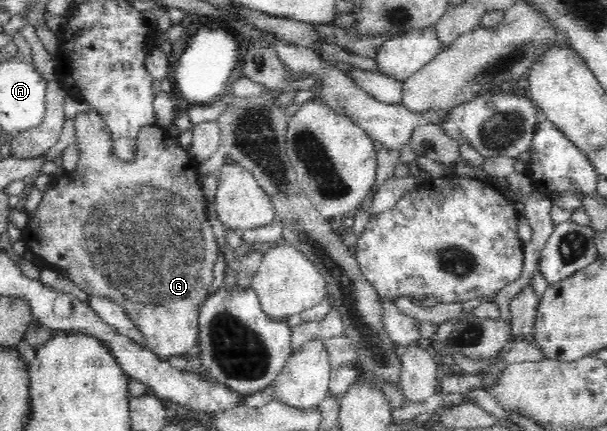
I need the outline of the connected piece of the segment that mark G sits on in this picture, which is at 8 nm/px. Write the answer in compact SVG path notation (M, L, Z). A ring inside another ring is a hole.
M88 109L75 116L76 142L80 152L77 167L73 170L74 184L58 184L58 176L51 189L43 194L43 199L23 230L23 240L26 244L27 254L44 258L52 269L62 272L65 270L68 278L77 284L82 291L90 297L99 296L113 300L128 313L128 317L134 321L139 332L147 341L147 346L161 359L167 360L171 356L183 355L195 352L199 344L199 310L208 298L208 291L212 287L214 262L218 258L218 243L212 231L212 225L208 221L206 198L204 197L200 175L197 172L197 161L190 157L189 151L182 148L180 140L174 139L168 130L158 124L142 126L138 131L138 154L130 161L120 159L114 151L114 142L111 132L107 128L103 116L94 109Z

